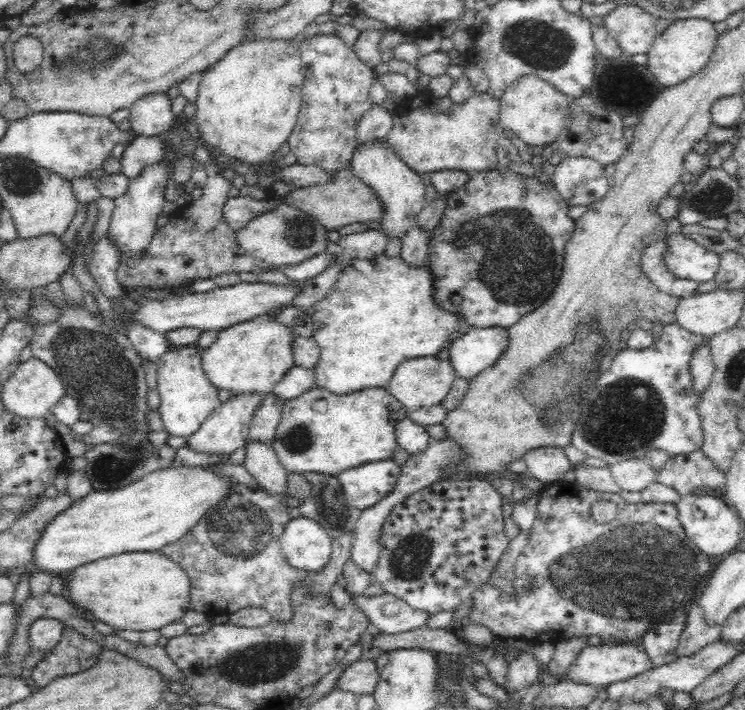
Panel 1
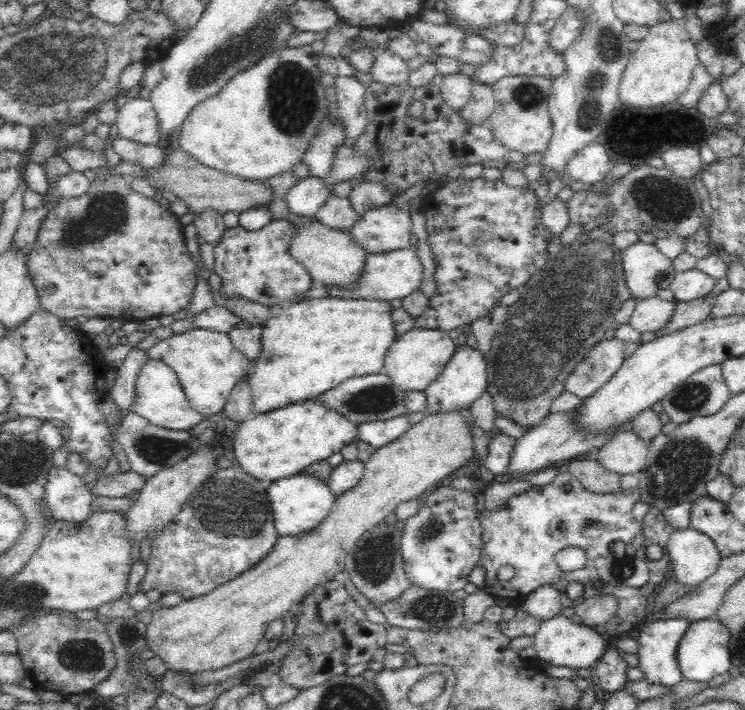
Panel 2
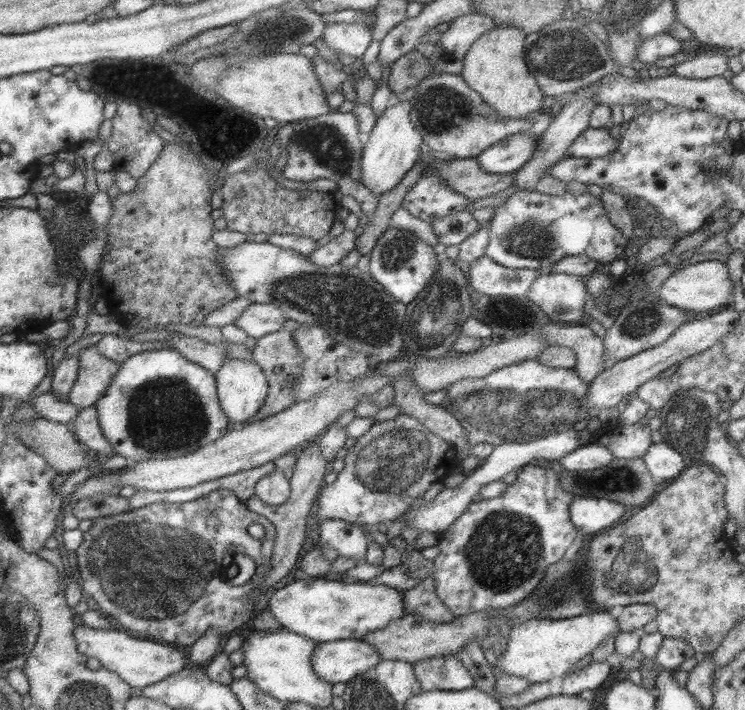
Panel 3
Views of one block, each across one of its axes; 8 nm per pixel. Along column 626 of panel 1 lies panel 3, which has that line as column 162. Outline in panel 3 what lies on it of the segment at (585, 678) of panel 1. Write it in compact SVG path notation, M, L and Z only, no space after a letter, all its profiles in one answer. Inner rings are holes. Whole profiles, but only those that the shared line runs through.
M77 624L73 630L73 639L77 643L75 648L79 654L86 656L86 658L96 658L101 668L117 674L131 688L142 689L144 686L159 682L162 678L187 666L183 652L172 644L138 640L113 628L93 629L85 624Z

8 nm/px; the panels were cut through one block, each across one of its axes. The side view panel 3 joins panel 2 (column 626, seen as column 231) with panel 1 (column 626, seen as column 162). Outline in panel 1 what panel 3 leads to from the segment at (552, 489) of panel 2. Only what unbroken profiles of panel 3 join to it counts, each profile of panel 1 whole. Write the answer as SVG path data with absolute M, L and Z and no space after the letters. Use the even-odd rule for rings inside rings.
M566 480L546 483L546 486L538 491L537 512L534 516L533 526L530 528L528 545L520 554L515 568L515 593L508 594L505 590L500 590L490 584L482 585L476 588L472 594L472 610L467 618L469 623L478 623L482 626L490 628L492 635L497 639L523 639L526 642L548 642L556 644L573 637L590 637L598 636L604 639L605 644L616 645L620 643L630 643L637 639L642 639L644 634L651 630L655 625L672 622L672 618L680 618L681 614L685 614L689 606L700 598L700 590L704 590L704 586L708 584L708 572L710 572L710 562L708 556L699 551L696 544L687 538L681 523L679 522L679 512L674 504L667 503L646 503L640 501L638 503L626 503L619 494L601 493L592 491L579 486L578 483ZM598 500L611 501L618 506L618 517L613 522L606 524L598 524L590 515L590 509L594 502ZM535 582L537 586L533 591L524 591L524 586Z

